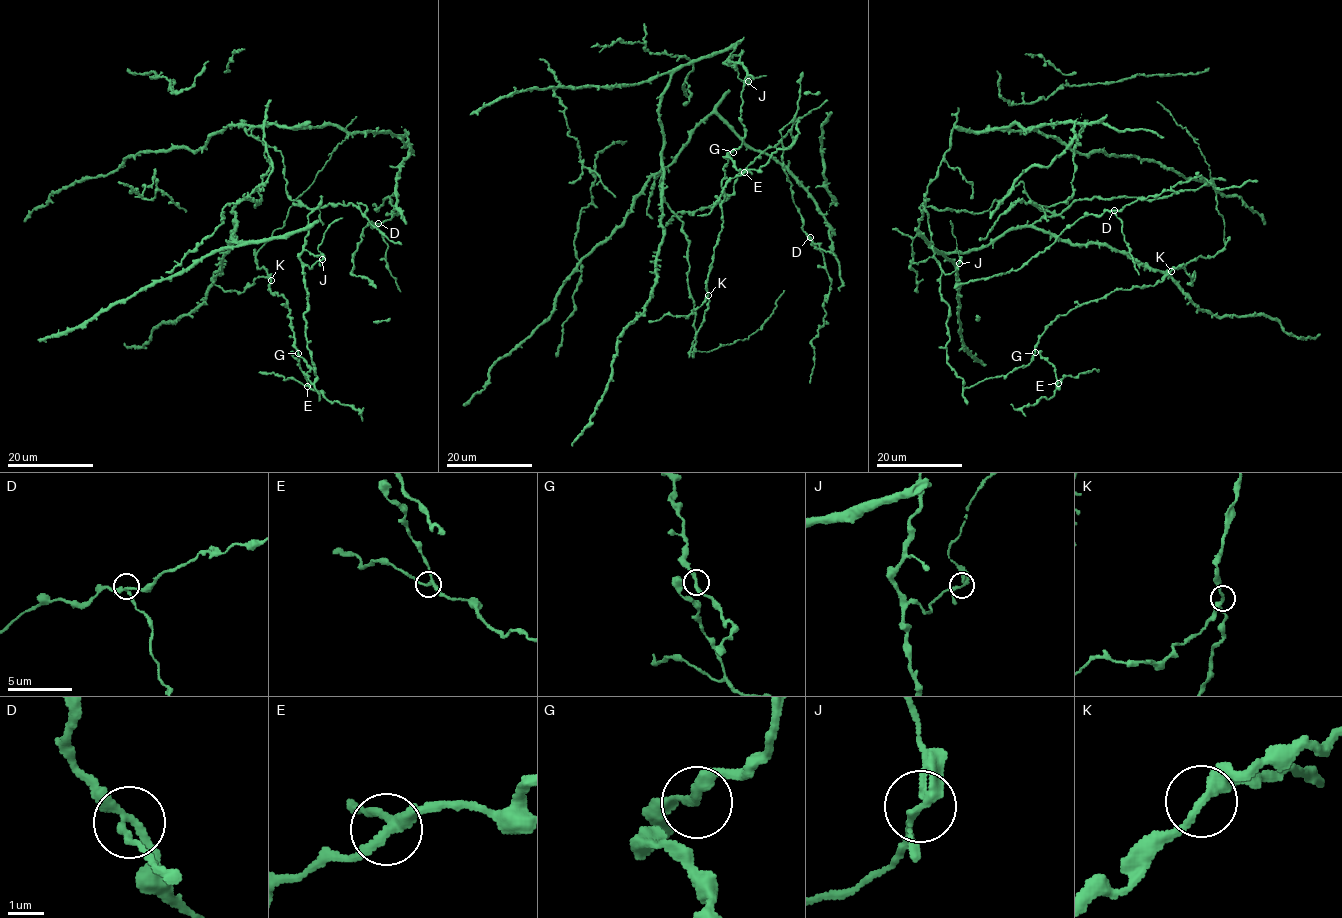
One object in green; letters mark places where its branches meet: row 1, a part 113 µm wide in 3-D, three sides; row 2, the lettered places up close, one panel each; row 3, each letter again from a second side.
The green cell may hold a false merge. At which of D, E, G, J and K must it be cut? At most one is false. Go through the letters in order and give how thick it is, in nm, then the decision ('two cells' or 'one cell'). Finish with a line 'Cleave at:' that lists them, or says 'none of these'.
D: 200 nm thick; one cell
E: 240 nm thick; one cell
G: 200 nm thick; one cell
J: 220 nm thick; one cell
K: 260 nm thick; one cell
Cleave at: none of these

